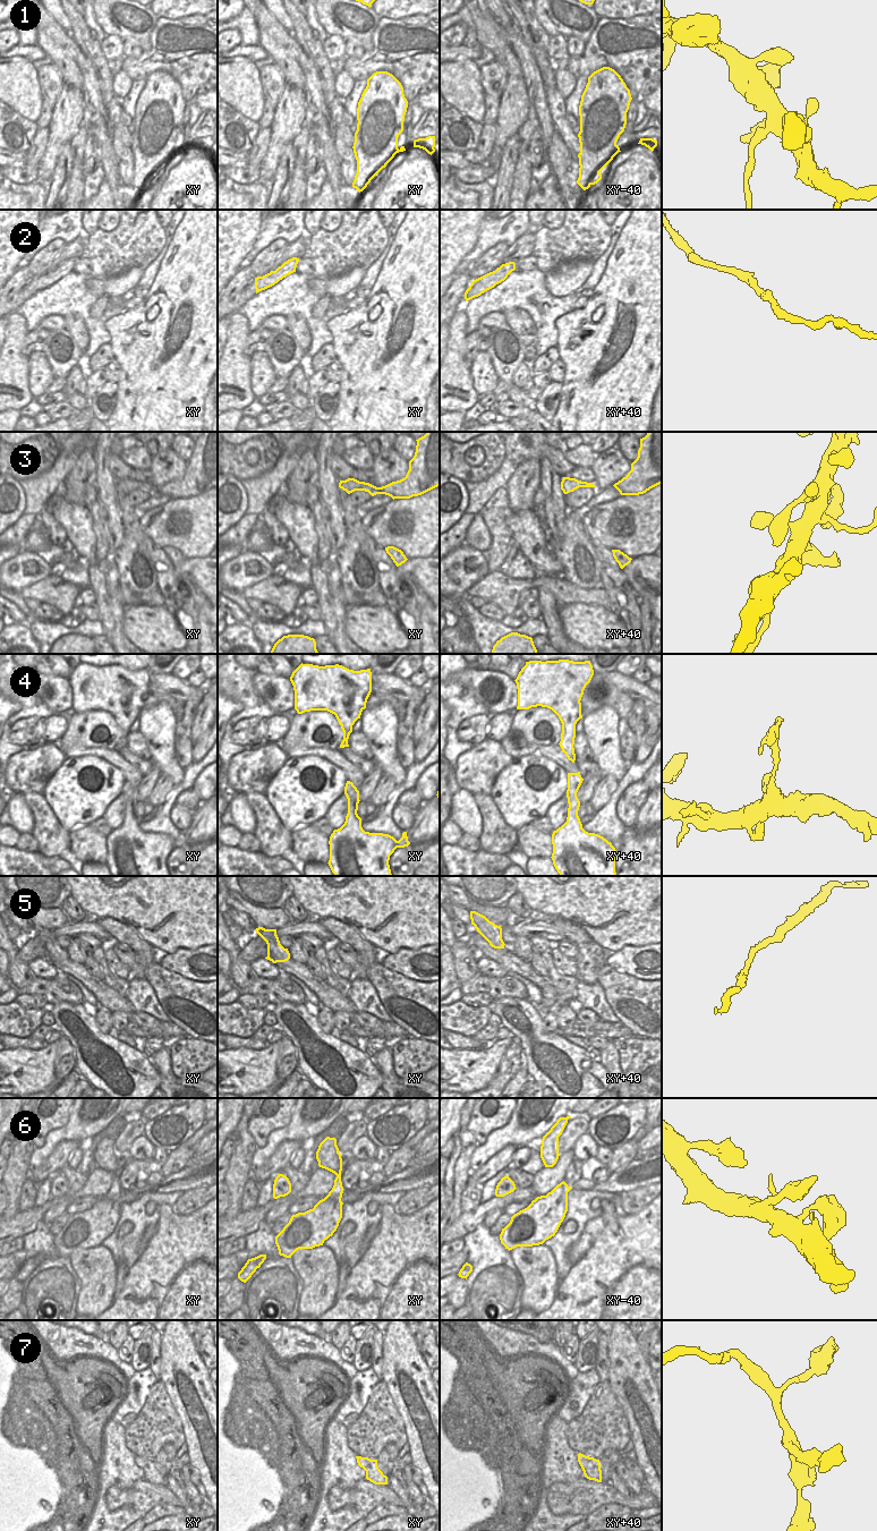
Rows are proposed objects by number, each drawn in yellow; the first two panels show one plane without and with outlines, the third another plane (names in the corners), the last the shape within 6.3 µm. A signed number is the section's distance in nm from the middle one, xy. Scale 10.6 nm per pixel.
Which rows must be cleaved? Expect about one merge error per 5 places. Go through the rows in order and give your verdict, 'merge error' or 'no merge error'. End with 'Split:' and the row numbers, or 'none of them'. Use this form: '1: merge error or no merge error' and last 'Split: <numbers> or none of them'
1: merge error
2: no merge error
3: no merge error
4: no merge error
5: no merge error
6: no merge error
7: no merge error
Split: 1

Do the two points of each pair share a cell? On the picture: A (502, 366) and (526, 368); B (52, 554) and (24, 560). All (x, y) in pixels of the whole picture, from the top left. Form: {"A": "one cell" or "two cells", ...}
{"A": "two cells", "B": "two cells"}

